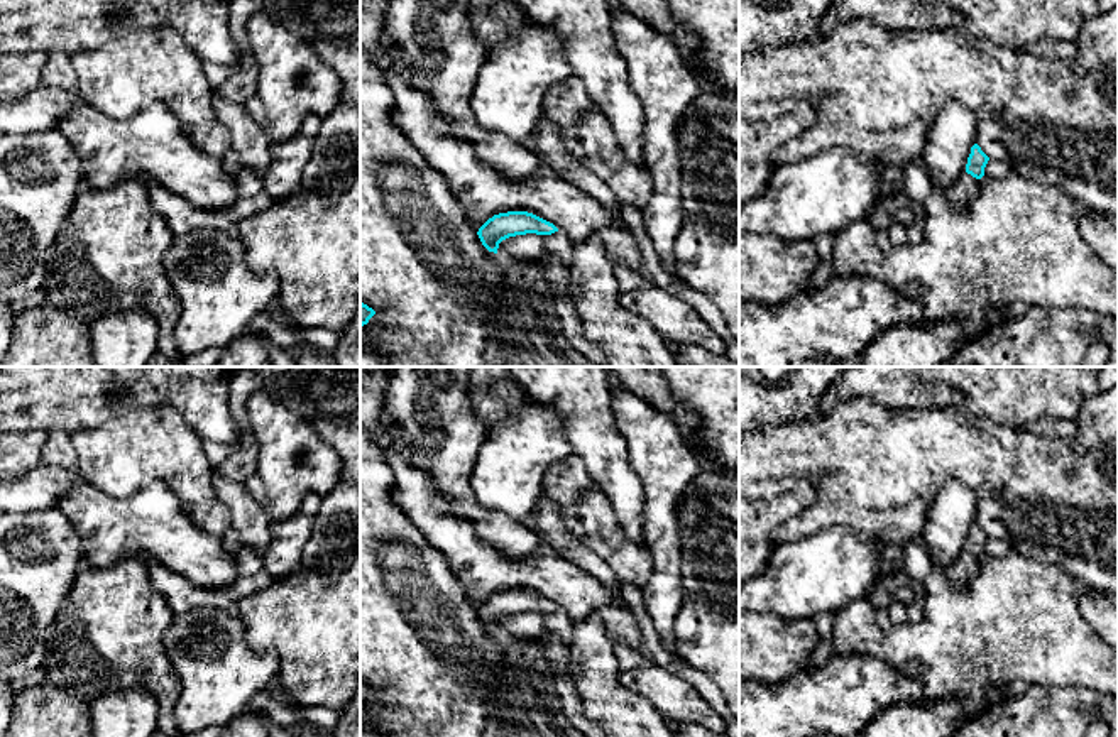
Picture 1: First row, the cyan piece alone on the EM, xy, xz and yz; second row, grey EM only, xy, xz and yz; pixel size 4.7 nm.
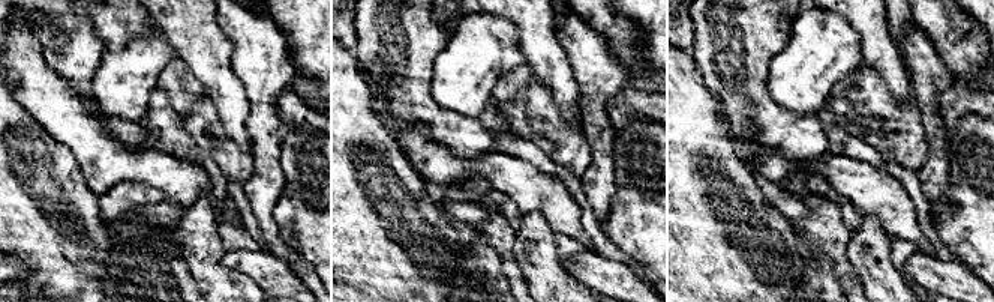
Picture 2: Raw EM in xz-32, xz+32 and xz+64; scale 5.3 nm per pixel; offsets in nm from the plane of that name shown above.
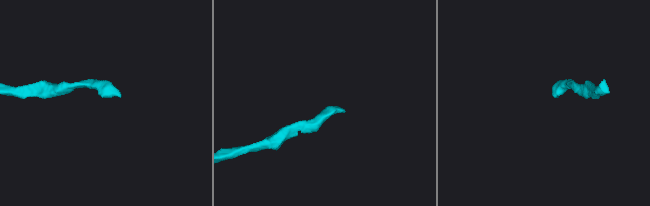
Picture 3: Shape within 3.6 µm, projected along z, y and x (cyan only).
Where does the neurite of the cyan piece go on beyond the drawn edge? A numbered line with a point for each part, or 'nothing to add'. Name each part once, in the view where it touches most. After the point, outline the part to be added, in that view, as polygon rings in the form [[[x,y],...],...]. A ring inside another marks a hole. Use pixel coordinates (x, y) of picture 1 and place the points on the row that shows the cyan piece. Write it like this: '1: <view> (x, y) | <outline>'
1: yz (966, 188) | [[[964,171],[961,177],[944,191],[956,208],[966,208],[981,193],[979,179]]]

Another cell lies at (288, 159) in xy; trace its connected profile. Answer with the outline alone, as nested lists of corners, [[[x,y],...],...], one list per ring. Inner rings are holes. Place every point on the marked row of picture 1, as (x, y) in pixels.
[[[306,117],[306,125],[281,144],[271,144],[271,162],[264,176],[264,193],[279,201],[294,193],[301,183],[301,174],[311,157],[311,149],[321,118]]]

